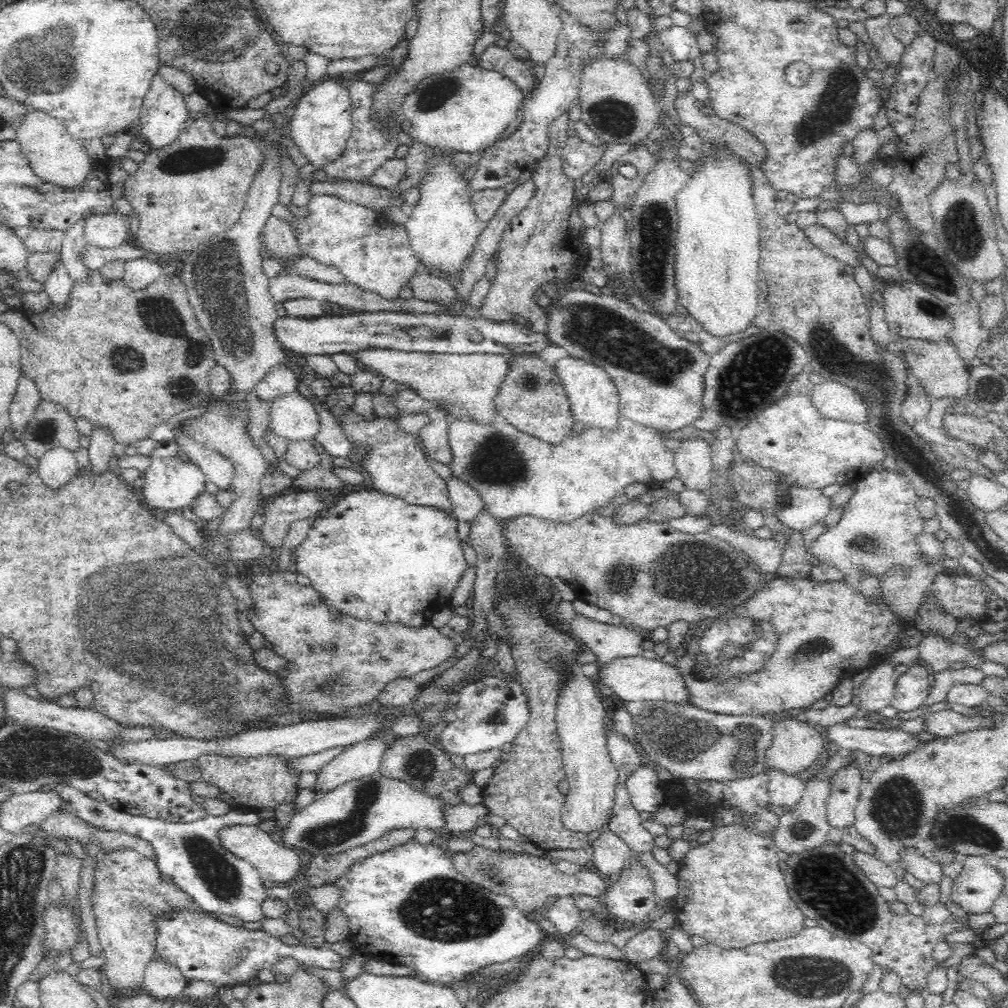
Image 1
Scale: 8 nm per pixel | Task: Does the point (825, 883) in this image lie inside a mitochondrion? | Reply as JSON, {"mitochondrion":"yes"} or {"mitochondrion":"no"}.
{"mitochondrion":"yes"}

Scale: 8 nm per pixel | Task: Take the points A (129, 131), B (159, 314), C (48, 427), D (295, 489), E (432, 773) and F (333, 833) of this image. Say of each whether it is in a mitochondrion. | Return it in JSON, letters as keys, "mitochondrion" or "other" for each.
{"A":"other","B":"mitochondrion","C":"mitochondrion","D":"other","E":"mitochondrion","F":"mitochondrion"}

